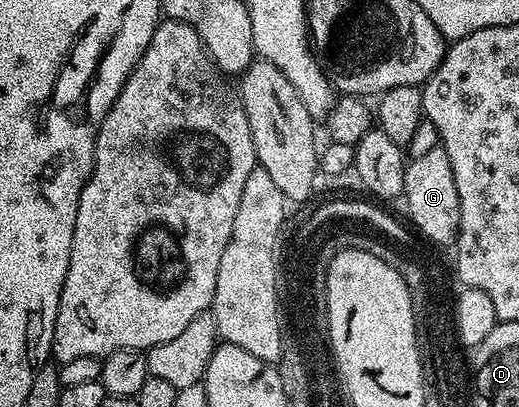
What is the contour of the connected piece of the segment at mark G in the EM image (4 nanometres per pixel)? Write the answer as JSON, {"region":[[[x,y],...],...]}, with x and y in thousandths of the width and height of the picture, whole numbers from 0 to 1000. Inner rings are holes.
{"region":[[[846,356],[827,376],[815,376],[811,386],[790,391],[782,403],[782,432],[778,435],[778,491],[782,489],[782,518],[790,526],[796,565],[811,585],[827,590],[830,600],[873,600],[882,582],[886,553],[886,484],[879,474],[879,435],[871,425],[871,396],[863,396],[863,376]]]}

